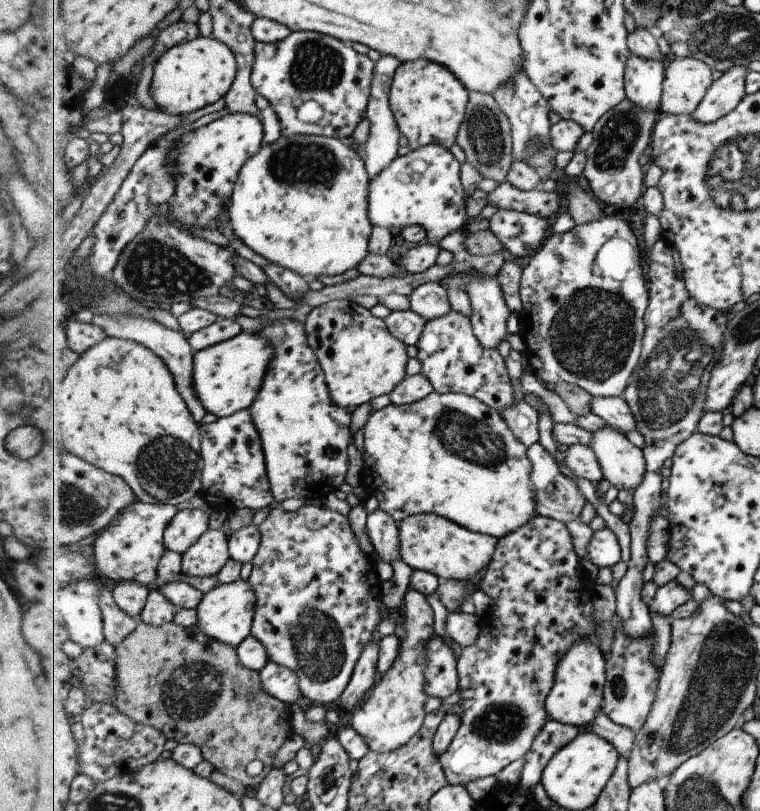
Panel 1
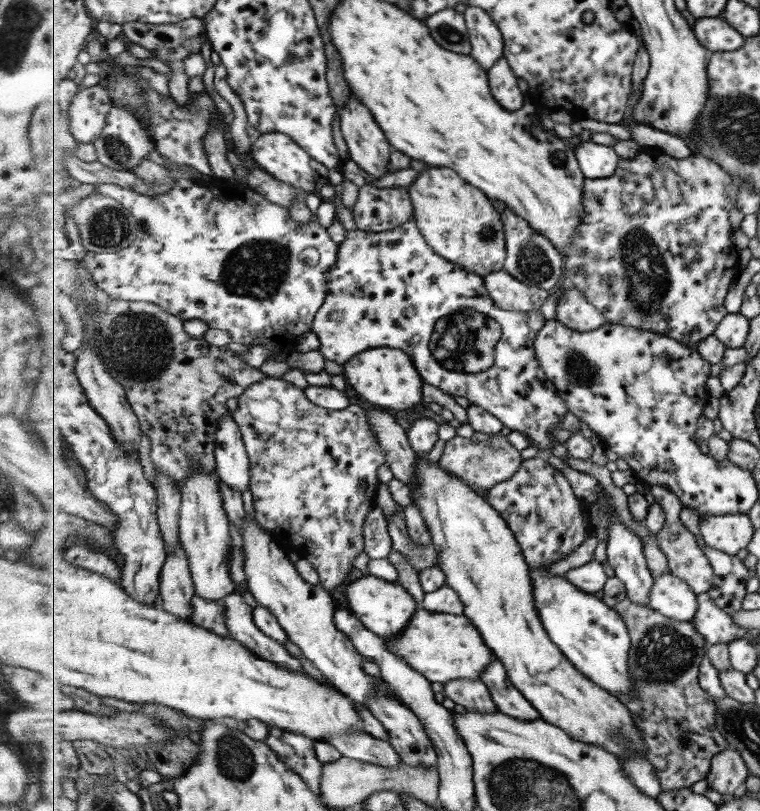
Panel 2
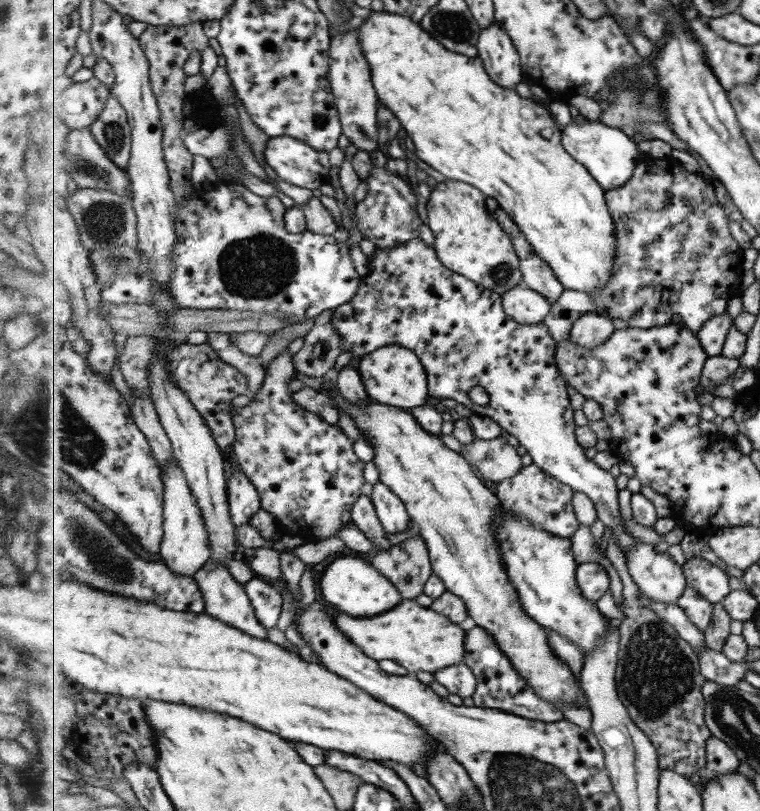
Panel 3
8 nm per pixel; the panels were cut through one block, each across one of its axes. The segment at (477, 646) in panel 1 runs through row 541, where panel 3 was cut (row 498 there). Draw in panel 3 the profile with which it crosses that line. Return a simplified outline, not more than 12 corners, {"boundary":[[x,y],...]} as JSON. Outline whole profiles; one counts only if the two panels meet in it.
{"boundary":[[535,464],[498,483],[503,509],[559,537],[580,522],[574,488]]}

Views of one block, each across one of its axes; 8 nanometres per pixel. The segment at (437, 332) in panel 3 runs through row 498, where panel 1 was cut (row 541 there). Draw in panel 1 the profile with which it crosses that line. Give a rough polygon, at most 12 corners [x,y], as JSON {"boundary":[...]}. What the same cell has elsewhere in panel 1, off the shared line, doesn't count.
{"boundary":[[595,531],[589,545],[590,560],[610,569],[621,562],[615,532]]}

